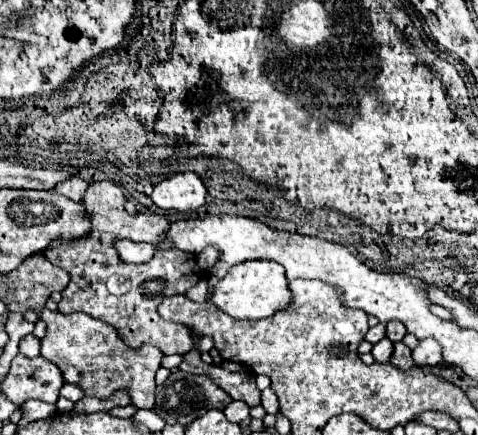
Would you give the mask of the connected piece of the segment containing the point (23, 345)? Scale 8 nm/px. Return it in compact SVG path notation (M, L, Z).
M27 334L25 338L21 338L21 342L19 342L19 352L23 354L23 356L27 356L27 358L35 358L35 356L39 356L39 340L33 336L33 334Z

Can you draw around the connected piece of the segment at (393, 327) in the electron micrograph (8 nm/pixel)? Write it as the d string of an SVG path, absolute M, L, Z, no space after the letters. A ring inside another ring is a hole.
M389 322L389 324L387 324L387 334L385 334L385 336L387 336L393 344L401 342L405 334L407 334L407 330L405 330L405 326L401 326L401 322Z

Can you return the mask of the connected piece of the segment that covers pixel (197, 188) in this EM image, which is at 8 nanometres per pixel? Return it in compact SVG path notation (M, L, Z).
M195 172L175 174L173 178L159 182L151 192L151 200L157 208L177 212L195 212L205 204L205 198L205 184Z

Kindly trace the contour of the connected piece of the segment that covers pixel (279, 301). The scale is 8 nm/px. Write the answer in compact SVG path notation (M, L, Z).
M249 260L231 266L231 270L215 284L211 294L211 304L215 304L231 318L241 318L241 320L267 318L269 314L285 308L289 302L291 298L289 298L285 270L271 260Z

